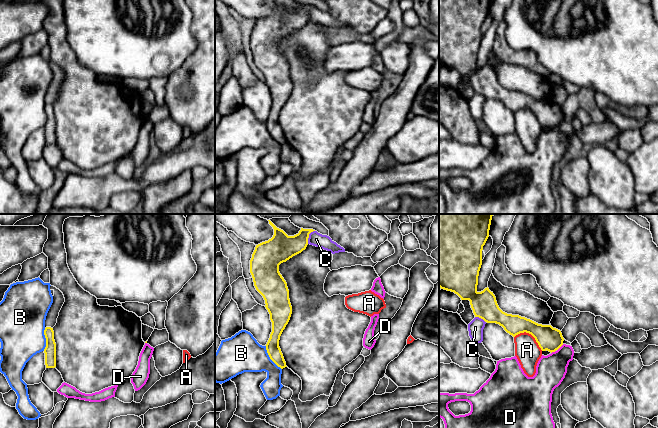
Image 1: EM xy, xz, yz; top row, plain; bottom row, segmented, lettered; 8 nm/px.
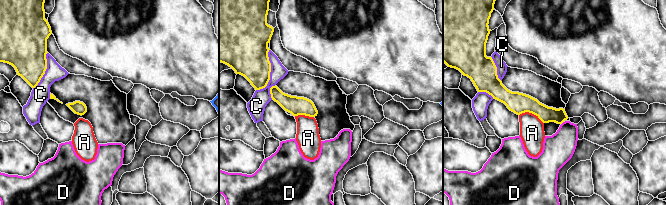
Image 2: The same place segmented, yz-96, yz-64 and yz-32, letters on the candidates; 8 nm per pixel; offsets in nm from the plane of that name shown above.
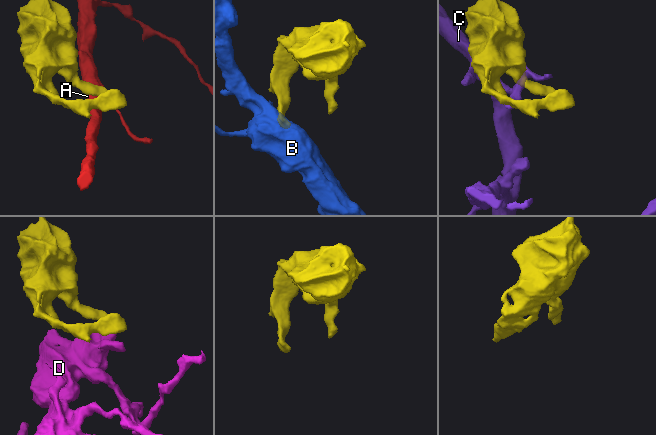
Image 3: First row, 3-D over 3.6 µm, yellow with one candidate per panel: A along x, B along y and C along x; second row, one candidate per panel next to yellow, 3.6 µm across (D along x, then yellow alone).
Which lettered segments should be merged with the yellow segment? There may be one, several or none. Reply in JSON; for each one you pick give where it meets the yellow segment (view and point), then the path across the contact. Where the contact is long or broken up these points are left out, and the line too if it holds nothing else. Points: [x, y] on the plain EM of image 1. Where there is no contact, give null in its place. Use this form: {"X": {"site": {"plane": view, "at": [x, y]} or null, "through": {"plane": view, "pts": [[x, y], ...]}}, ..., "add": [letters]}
{"add": []}

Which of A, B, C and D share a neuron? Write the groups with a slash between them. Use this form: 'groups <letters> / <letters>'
groups A / B / C / D

